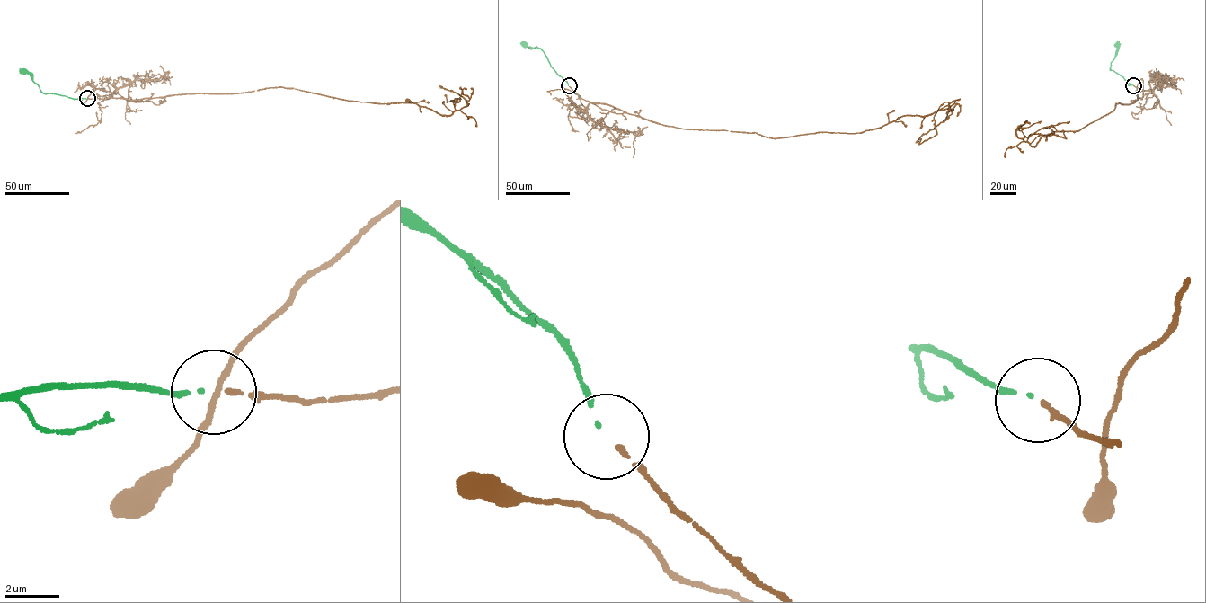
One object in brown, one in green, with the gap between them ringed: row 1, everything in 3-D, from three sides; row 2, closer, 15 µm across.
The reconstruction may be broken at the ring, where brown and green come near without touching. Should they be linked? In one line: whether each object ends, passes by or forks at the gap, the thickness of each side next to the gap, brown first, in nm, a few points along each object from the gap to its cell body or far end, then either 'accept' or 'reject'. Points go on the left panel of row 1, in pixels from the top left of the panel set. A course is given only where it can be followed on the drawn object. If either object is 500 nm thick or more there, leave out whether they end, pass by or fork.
brown ends; green ends; calibres 170 and 110 nm; course brown (87, 98), (137, 100), (279, 87), (345, 100), (416, 103), (449, 116), (469, 104), (439, 85); course green (86, 98), (43, 93), (24, 70); accept

